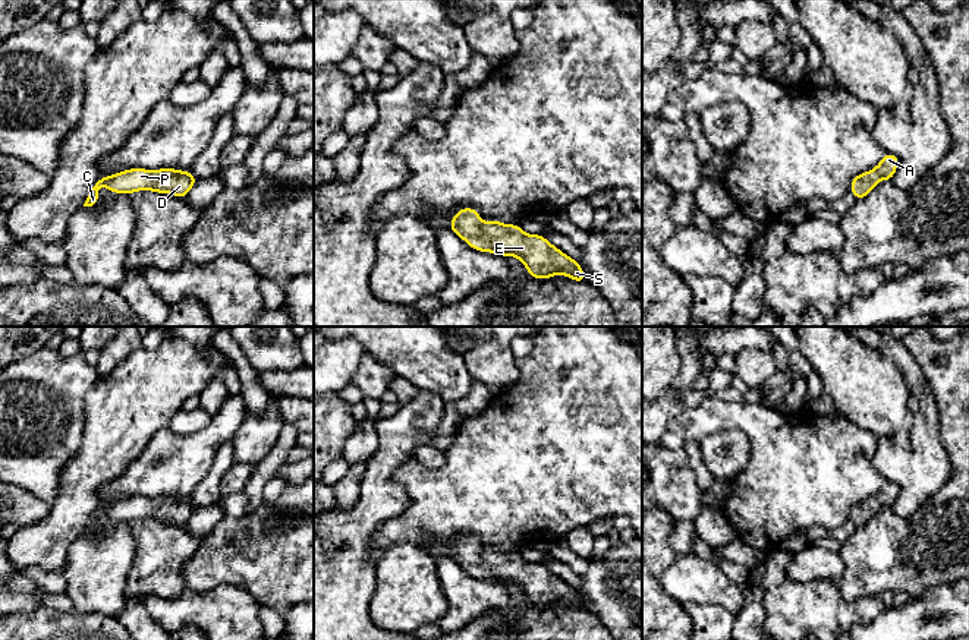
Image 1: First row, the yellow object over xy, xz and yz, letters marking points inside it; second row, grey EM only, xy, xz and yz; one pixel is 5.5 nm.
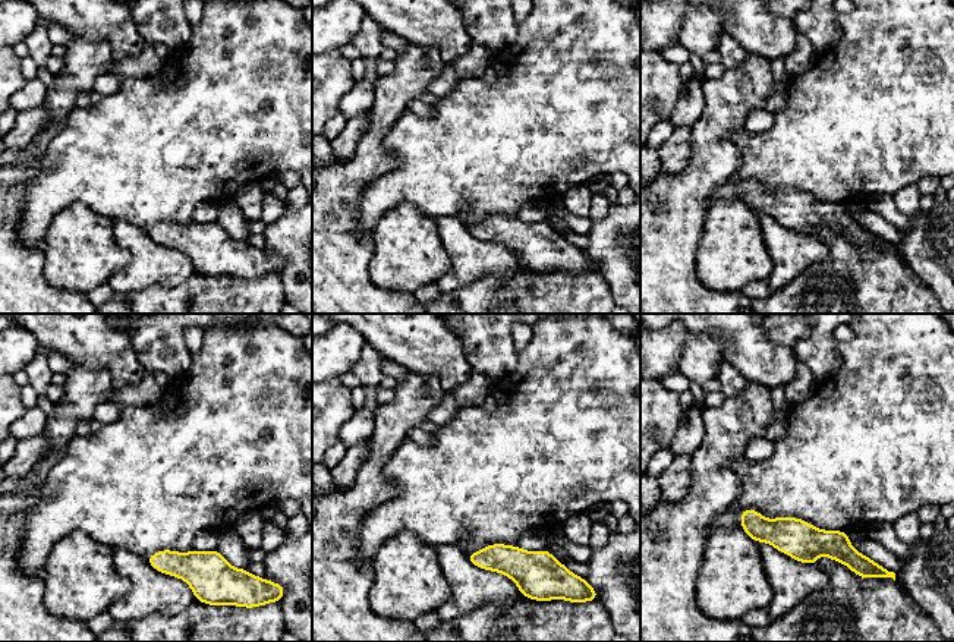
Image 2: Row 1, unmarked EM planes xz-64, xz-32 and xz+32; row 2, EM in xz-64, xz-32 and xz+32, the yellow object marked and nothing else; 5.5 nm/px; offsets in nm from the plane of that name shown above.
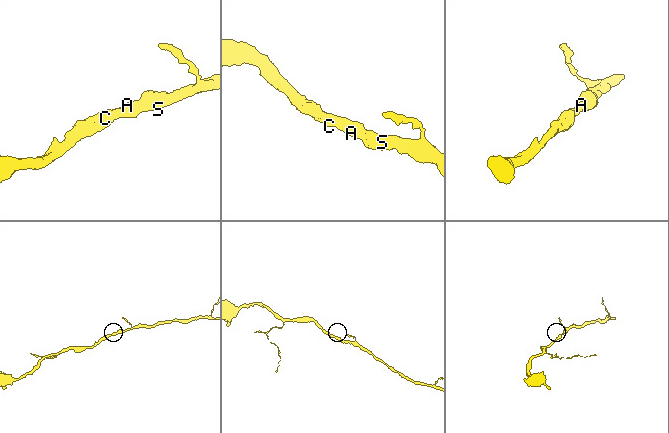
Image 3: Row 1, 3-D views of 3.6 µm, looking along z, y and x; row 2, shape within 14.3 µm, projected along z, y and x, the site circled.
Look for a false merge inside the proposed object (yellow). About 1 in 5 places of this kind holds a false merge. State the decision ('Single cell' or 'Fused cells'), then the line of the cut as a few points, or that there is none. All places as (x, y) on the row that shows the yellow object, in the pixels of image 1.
Single cell. No split

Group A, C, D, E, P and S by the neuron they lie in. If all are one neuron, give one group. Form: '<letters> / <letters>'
A C D E P S

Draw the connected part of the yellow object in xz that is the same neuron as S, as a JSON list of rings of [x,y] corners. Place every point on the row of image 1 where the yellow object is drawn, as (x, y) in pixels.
[[[463,208],[454,214],[447,228],[475,250],[516,256],[534,278],[547,280],[561,274],[585,283],[585,272],[578,261],[553,246],[544,236],[522,231],[519,224],[482,221],[475,208]]]

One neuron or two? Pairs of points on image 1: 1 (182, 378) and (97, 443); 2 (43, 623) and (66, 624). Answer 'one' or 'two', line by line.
1: one
2: one

